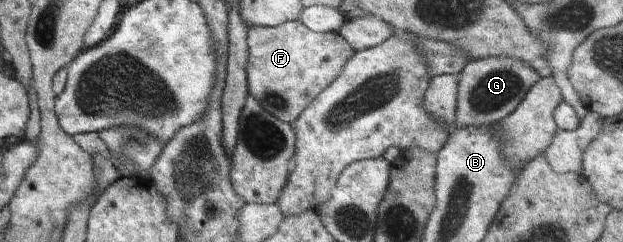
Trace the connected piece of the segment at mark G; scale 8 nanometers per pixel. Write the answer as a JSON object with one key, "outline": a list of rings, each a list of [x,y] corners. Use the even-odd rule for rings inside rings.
{"outline":[[[508,57],[468,60],[459,74],[455,127],[497,125],[513,113],[540,75],[528,64]]]}

